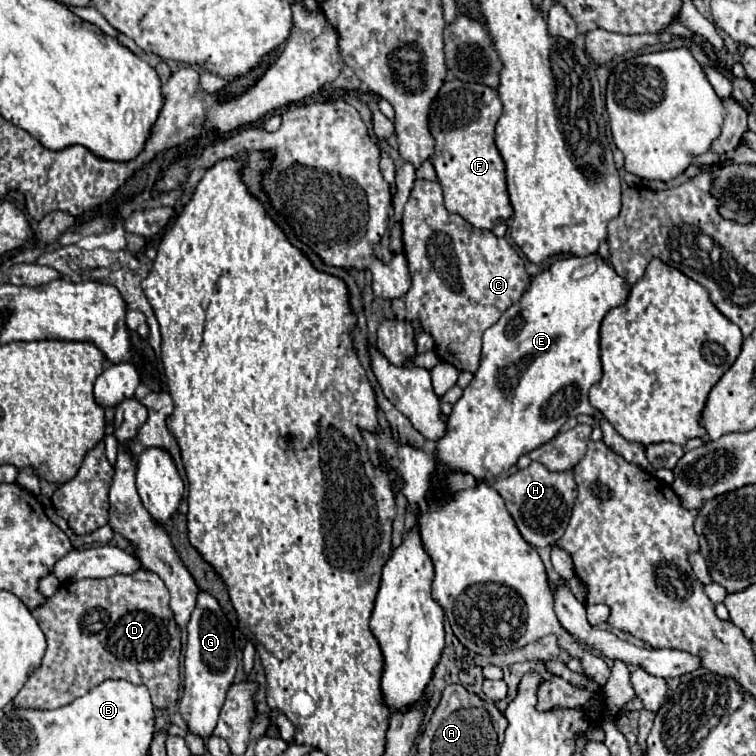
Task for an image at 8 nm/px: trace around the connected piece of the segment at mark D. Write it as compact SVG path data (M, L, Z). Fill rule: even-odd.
M144 568L136 570L130 576L108 576L100 580L88 578L60 586L54 596L46 598L40 608L32 610L32 616L46 636L48 648L40 668L30 674L24 688L12 700L14 706L36 710L60 708L84 696L90 688L102 684L108 678L126 678L134 684L144 684L152 694L152 704L160 710L176 706L180 698L180 630L172 618L168 598L168 590L160 576ZM122 660L132 660L136 664L150 662L150 666L144 670L136 670L136 666L124 666Z

